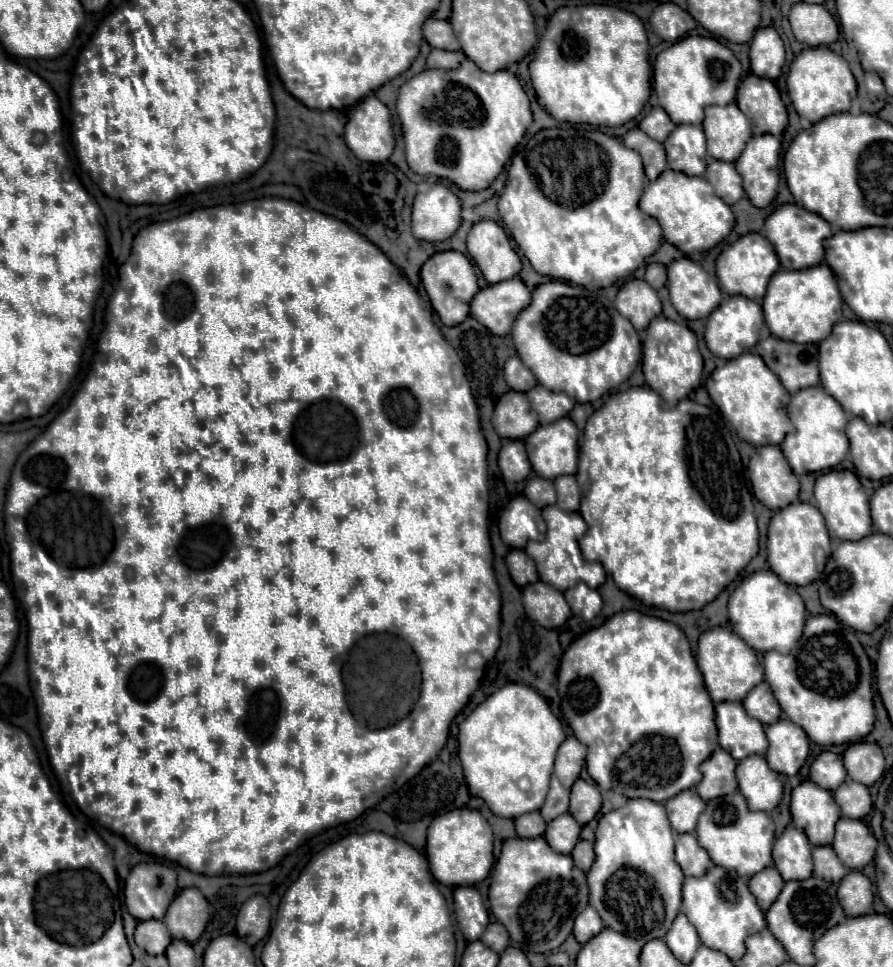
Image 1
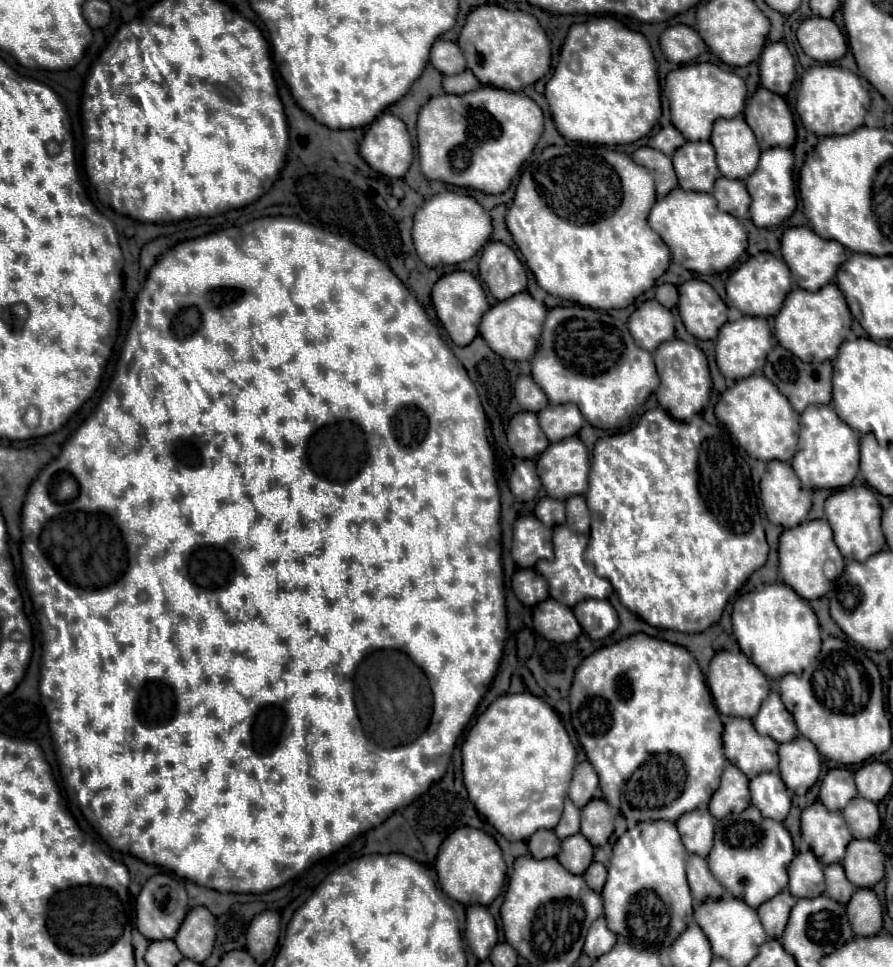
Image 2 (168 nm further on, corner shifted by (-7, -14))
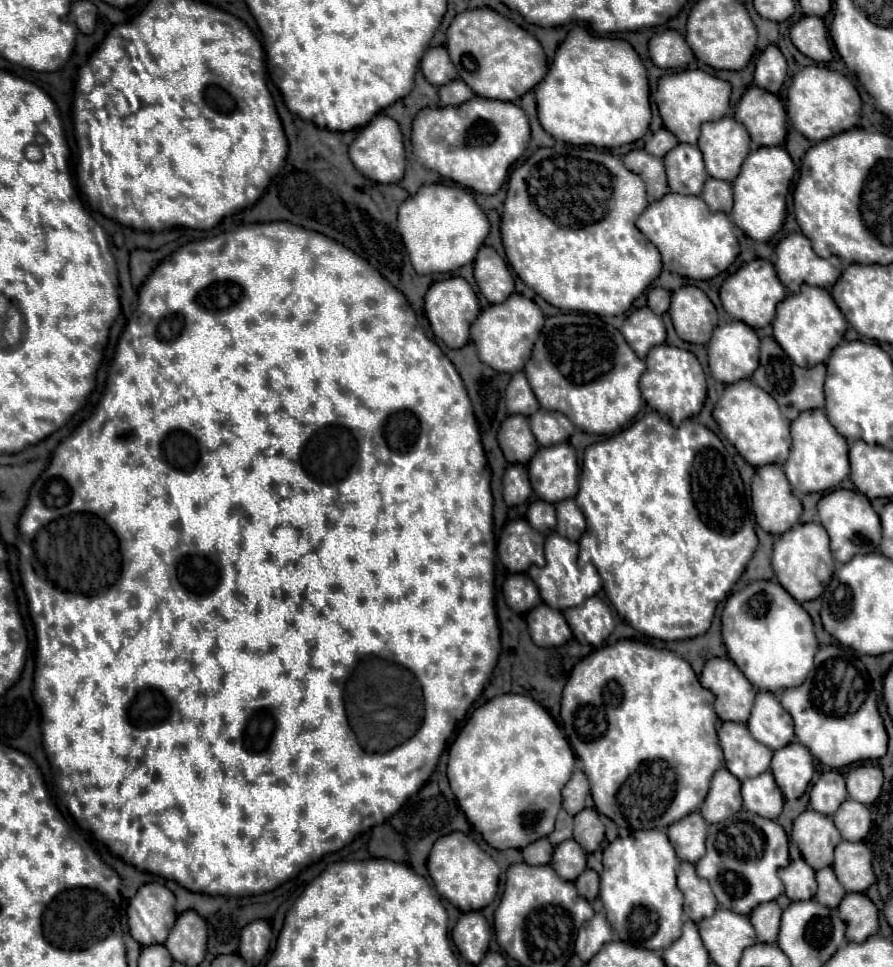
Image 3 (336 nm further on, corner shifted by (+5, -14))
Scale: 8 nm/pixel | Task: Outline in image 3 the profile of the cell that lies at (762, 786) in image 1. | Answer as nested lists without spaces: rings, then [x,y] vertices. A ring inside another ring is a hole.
[[[771,771],[745,779],[741,795],[743,795],[743,807],[751,813],[763,815],[765,819],[777,819],[783,809],[783,793],[779,791]]]

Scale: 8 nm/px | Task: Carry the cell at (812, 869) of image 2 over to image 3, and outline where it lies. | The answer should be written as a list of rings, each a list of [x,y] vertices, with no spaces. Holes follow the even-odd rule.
[[[795,859],[787,867],[783,867],[781,879],[785,885],[785,893],[791,901],[811,899],[817,891],[815,871],[811,867],[807,867],[807,863],[803,859]]]

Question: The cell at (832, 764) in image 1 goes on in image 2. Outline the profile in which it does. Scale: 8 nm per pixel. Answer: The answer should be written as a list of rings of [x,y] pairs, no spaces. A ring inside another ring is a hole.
[[[843,767],[831,769],[821,781],[819,801],[829,811],[841,811],[855,795],[857,795],[857,789],[853,781],[853,771],[849,769],[843,769]]]

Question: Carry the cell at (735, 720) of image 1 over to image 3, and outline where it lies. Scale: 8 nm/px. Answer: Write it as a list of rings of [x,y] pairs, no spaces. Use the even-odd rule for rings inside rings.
[[[723,723],[719,729],[719,743],[725,753],[725,767],[739,781],[761,775],[769,769],[773,751],[751,739],[745,723]]]

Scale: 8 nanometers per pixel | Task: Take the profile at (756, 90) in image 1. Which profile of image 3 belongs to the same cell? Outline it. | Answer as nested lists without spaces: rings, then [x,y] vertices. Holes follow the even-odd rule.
[[[755,85],[749,87],[735,109],[735,119],[745,125],[751,137],[751,149],[785,143],[787,113],[781,101],[769,91]]]

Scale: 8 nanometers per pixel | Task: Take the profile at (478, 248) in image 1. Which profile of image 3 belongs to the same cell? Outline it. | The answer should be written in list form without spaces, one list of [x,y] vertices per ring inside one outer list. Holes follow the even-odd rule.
[[[481,247],[475,259],[475,281],[489,303],[503,303],[513,291],[513,275],[493,247]]]

